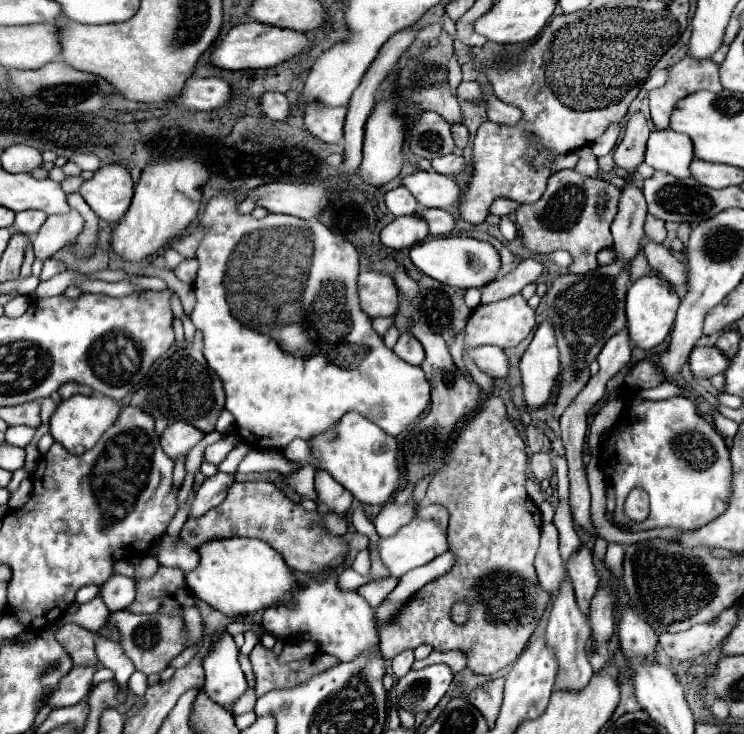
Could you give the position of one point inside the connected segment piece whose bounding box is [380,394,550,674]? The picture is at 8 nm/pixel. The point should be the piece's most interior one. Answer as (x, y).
(494, 527)

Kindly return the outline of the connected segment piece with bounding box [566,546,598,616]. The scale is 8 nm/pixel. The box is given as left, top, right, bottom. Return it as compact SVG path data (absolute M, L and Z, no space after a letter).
M582 546L580 552L574 554L572 562L566 562L566 570L574 584L576 602L580 606L580 612L584 616L588 616L590 600L598 588L598 576L596 576L594 564L592 564L592 552L586 546Z

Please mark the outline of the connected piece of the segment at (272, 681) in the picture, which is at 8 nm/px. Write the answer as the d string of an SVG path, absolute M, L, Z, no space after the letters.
M256 644L250 652L250 662L256 674L256 696L262 696L274 688L290 688L294 684L300 684L324 668L334 666L338 660L330 654L316 652L314 656L282 664L272 650Z

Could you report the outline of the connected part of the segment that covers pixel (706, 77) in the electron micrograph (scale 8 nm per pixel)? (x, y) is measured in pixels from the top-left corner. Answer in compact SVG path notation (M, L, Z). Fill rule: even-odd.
M686 56L670 68L668 82L656 90L650 90L648 94L654 126L668 128L668 118L674 110L674 104L698 90L722 90L722 84L718 80L718 64L712 60L696 60Z

